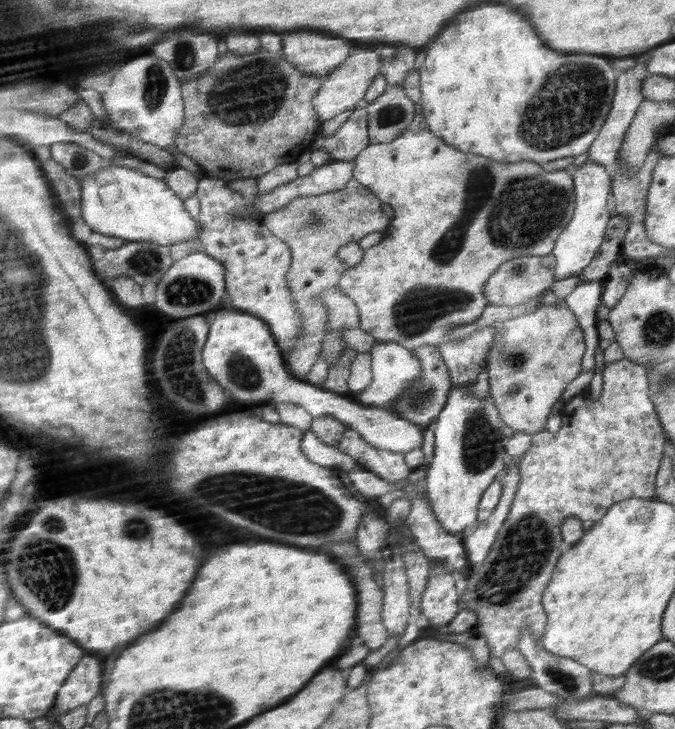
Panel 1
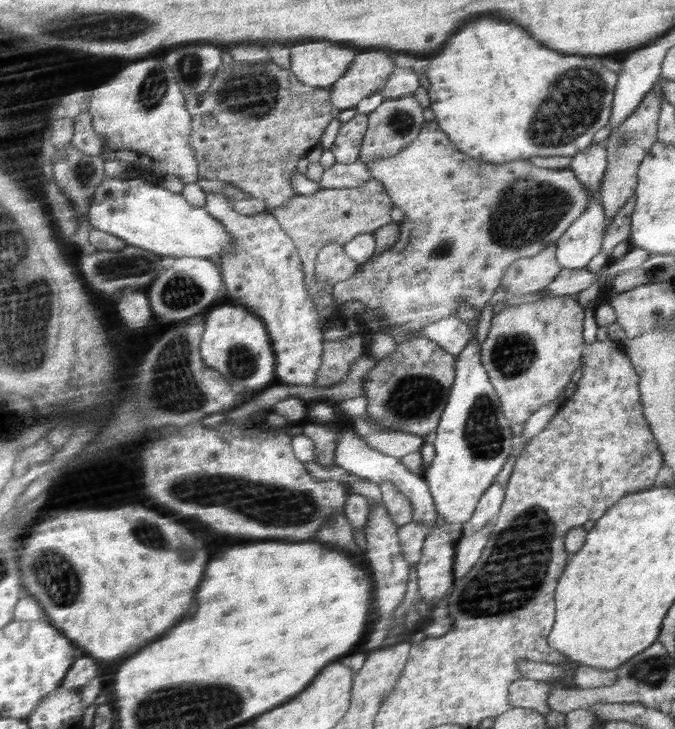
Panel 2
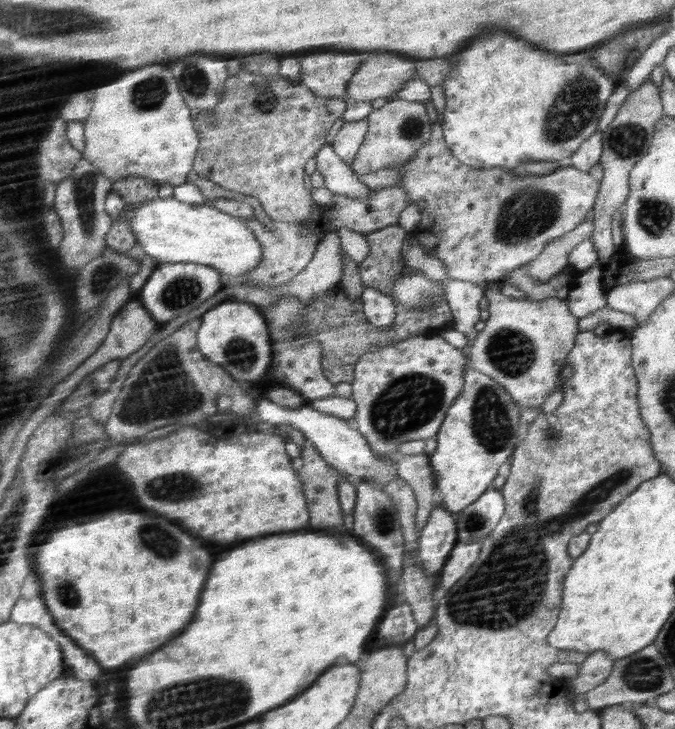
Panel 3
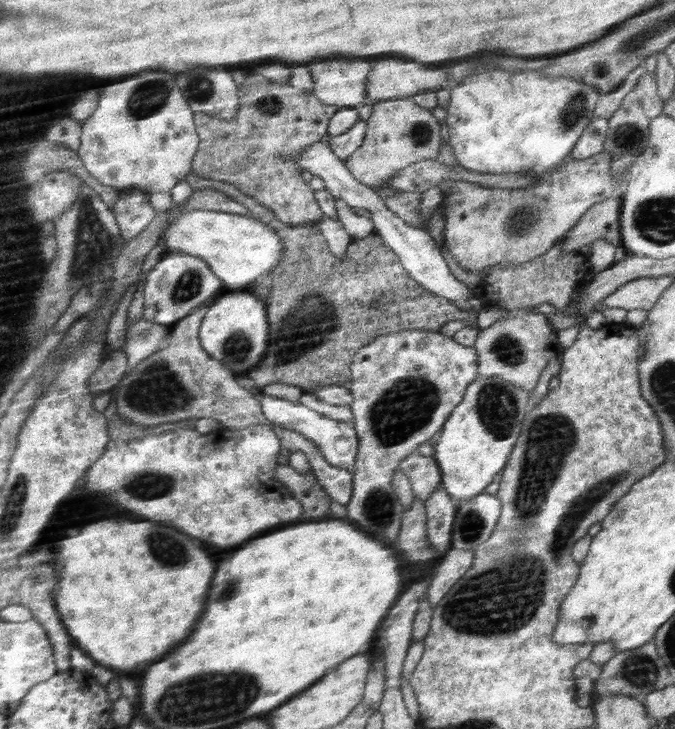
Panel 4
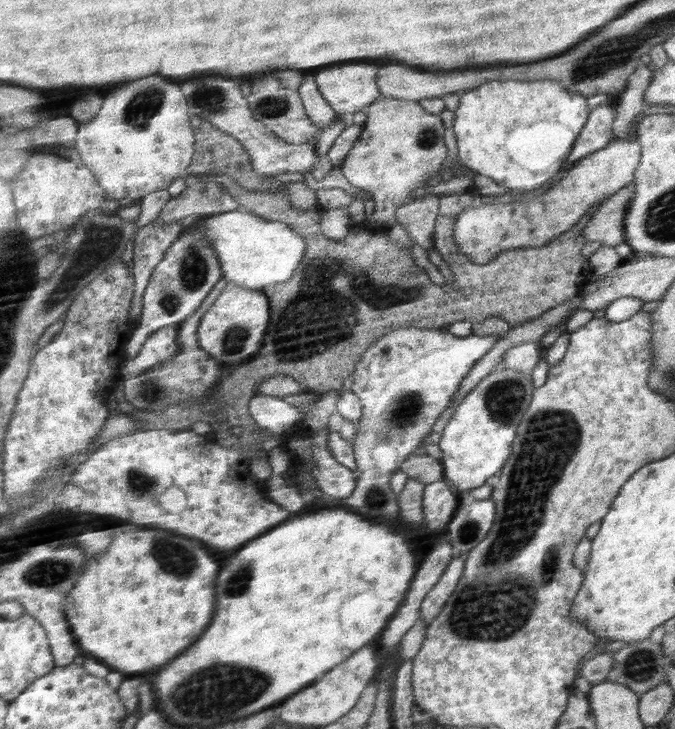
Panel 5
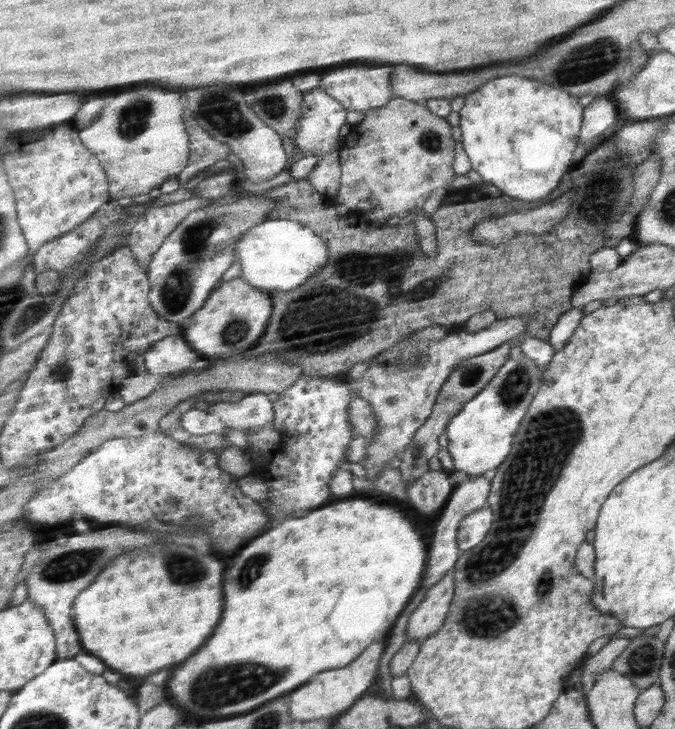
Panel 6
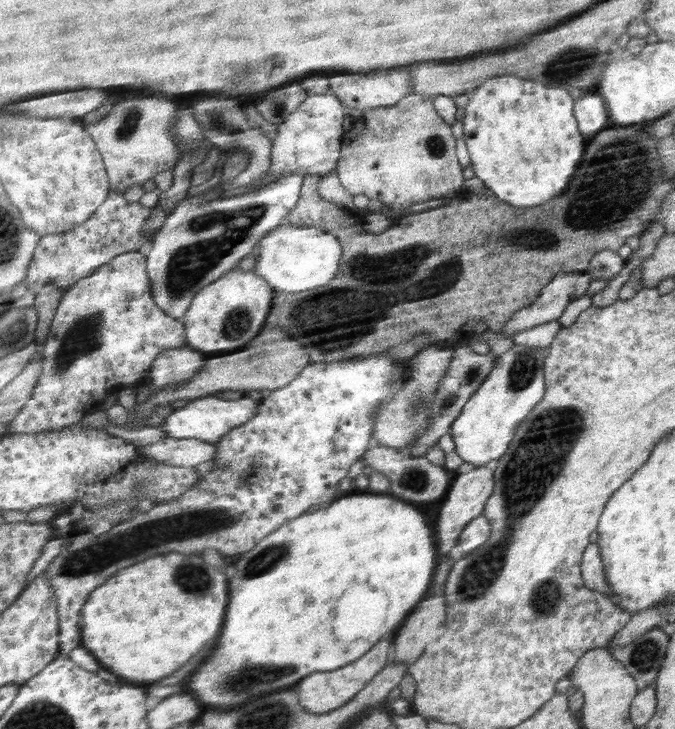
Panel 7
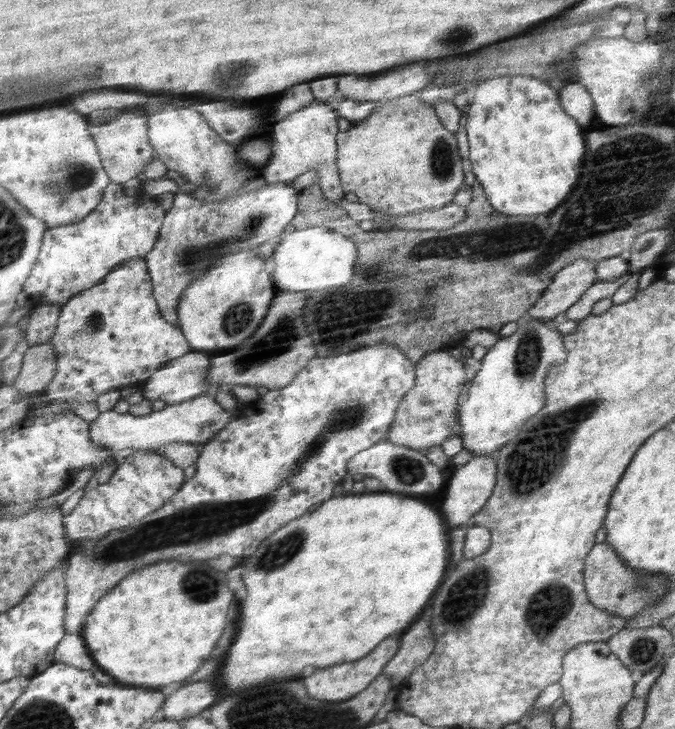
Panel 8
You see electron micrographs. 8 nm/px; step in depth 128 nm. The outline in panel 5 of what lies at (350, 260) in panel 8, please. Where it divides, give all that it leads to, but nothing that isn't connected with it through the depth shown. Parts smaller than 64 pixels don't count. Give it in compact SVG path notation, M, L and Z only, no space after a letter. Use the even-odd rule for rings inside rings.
M239 208L222 214L205 216L196 222L196 228L202 230L204 238L214 246L214 254L221 268L222 278L202 302L199 312L186 317L177 328L176 342L178 351L170 359L158 362L142 374L134 378L123 378L126 403L130 410L144 412L162 412L170 407L180 409L198 406L210 400L214 386L221 382L222 370L220 360L210 358L209 351L204 350L198 342L197 333L201 318L210 306L225 290L227 284L233 282L241 288L261 291L268 285L279 284L293 277L294 270L300 266L306 254L306 240L293 227L284 222L270 222L261 215Z

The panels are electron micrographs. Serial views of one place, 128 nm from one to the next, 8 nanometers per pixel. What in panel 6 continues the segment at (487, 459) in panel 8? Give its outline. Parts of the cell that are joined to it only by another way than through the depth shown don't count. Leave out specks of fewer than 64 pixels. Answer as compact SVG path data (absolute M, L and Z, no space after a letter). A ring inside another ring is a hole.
M489 470L490 474L484 473L480 476L460 476L457 490L450 494L450 501L444 514L440 516L430 545L430 561L426 562L426 577L422 579L422 590L430 588L443 579L443 576L453 570L460 554L456 541L456 533L458 532L458 523L468 516L468 513L478 511L484 507L489 498L492 478L494 478L494 470Z

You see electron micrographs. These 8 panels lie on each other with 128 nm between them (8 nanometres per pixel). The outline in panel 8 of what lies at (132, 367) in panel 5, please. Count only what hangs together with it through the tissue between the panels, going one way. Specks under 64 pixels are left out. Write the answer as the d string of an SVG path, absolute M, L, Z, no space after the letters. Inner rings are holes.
M191 350L188 354L162 364L161 368L145 382L142 389L143 396L149 401L164 401L168 406L181 404L200 394L211 394L215 390L224 388L220 384L208 382L208 369L210 369L210 356L204 356L200 354L200 351L192 352Z

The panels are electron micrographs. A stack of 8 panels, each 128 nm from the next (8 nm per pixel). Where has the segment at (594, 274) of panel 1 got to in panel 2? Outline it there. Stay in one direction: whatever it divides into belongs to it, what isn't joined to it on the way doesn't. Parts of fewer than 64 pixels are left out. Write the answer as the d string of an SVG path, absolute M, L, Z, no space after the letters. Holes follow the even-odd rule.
M632 194L628 201L622 205L620 211L616 213L614 219L611 220L610 225L605 228L601 252L606 254L606 262L610 261L612 250L614 250L620 242L628 241L630 238L631 231L633 230L633 223L631 220L635 202L635 194Z

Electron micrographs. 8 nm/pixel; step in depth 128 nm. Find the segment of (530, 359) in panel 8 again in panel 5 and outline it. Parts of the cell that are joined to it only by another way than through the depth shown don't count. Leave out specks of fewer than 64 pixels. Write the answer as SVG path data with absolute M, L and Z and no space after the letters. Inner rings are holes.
M498 368L484 377L458 404L442 432L439 446L442 450L440 462L444 467L444 480L465 494L494 477L513 452L512 442L517 438L522 416L525 416L532 404L532 392L535 392L535 388L531 376L516 370Z

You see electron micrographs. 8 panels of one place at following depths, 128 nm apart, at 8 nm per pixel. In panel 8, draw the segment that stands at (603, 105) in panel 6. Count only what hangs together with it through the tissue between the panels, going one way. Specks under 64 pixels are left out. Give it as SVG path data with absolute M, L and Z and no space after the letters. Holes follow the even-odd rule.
M578 82L567 83L560 89L560 94L561 104L566 112L572 115L583 129L590 126L596 118L596 109L588 89Z

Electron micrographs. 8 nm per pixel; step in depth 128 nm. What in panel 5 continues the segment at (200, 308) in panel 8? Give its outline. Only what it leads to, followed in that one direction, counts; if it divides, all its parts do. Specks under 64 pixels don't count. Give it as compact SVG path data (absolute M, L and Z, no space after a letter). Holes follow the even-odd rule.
M233 282L228 283L201 318L197 337L202 348L209 351L214 358L222 358L222 362L228 364L245 364L250 361L264 344L272 321L272 308L266 298L262 291L241 288Z

